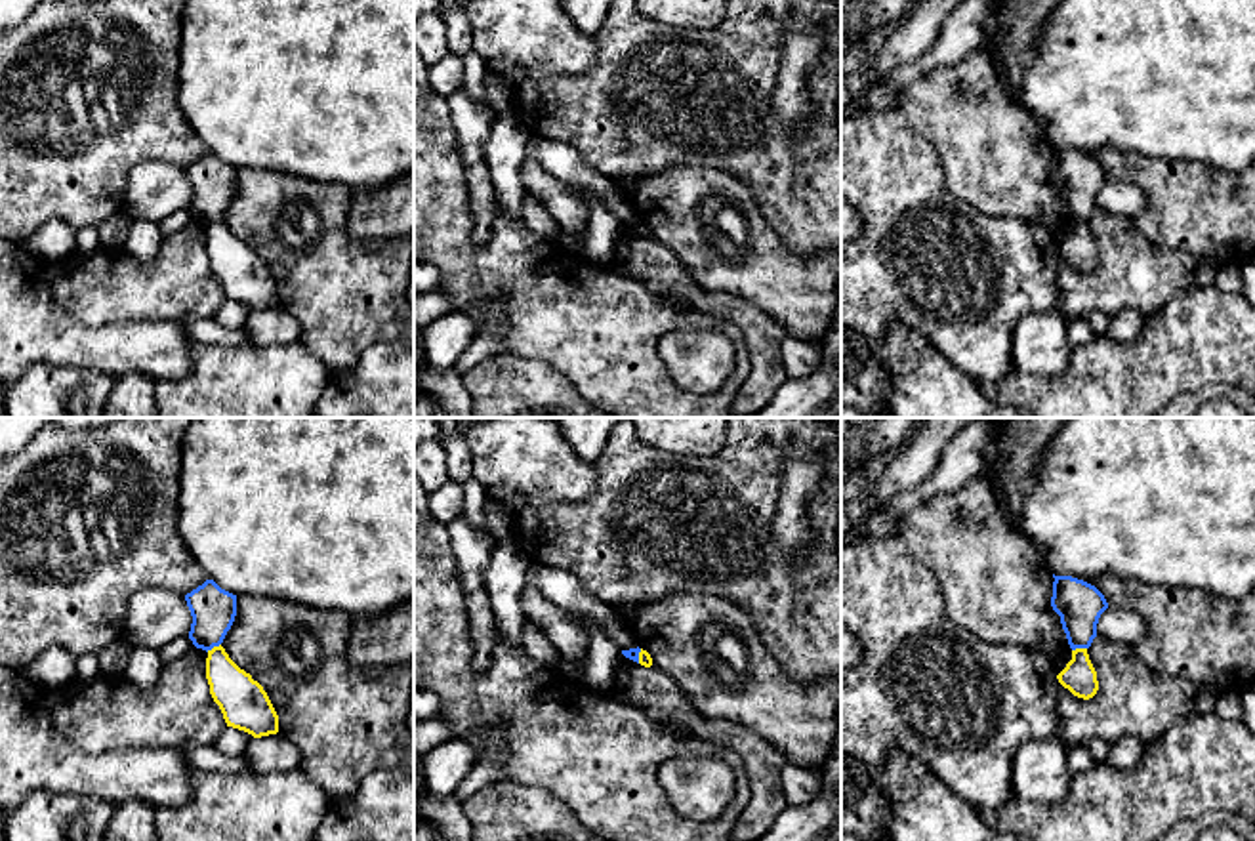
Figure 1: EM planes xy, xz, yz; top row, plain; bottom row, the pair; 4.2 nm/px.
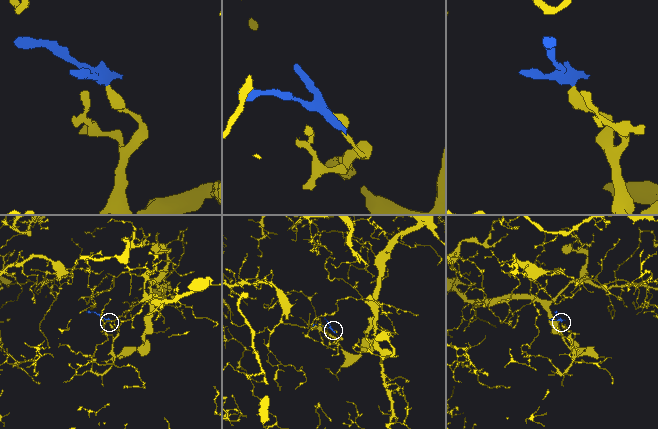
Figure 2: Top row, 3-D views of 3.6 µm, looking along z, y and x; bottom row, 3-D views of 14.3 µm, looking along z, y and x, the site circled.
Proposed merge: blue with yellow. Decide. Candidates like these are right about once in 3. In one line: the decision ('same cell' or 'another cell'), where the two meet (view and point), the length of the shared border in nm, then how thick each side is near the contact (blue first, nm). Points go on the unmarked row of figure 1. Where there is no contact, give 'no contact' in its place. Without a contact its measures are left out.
another cell | yz (1078, 220) | 70 nm | 190/140 nm

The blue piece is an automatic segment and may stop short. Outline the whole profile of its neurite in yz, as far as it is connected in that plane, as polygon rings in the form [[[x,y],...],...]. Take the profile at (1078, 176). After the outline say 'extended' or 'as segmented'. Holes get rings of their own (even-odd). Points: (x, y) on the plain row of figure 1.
[[[1055,147],[1053,151],[1051,179],[1060,189],[1070,221],[1089,221],[1099,191],[1108,181],[1104,168],[1083,153]]]; as segmented

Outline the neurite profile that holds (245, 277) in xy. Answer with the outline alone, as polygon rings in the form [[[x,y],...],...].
[[[221,217],[208,223],[206,252],[227,299],[254,311],[278,305],[278,288],[267,265],[229,231]]]

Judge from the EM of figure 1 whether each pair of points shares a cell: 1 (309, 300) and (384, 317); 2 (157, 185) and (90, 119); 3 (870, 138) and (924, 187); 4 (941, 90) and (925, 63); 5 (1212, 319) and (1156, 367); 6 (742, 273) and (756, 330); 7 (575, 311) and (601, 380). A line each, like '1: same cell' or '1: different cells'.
1: same cell
2: different cells
3: same cell
4: different cells
5: same cell
6: different cells
7: same cell

